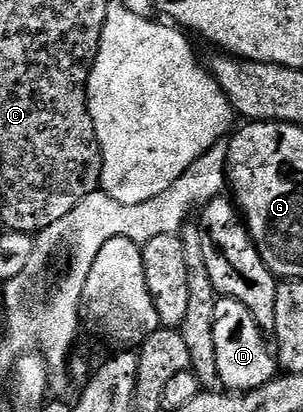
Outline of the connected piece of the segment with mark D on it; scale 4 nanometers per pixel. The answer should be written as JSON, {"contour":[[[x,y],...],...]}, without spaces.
{"contour":[[[224,298],[218,299],[215,306],[215,362],[219,366],[221,388],[233,394],[250,392],[263,387],[275,379],[279,365],[274,349],[267,341],[266,333],[251,318],[251,310],[243,302]]]}

